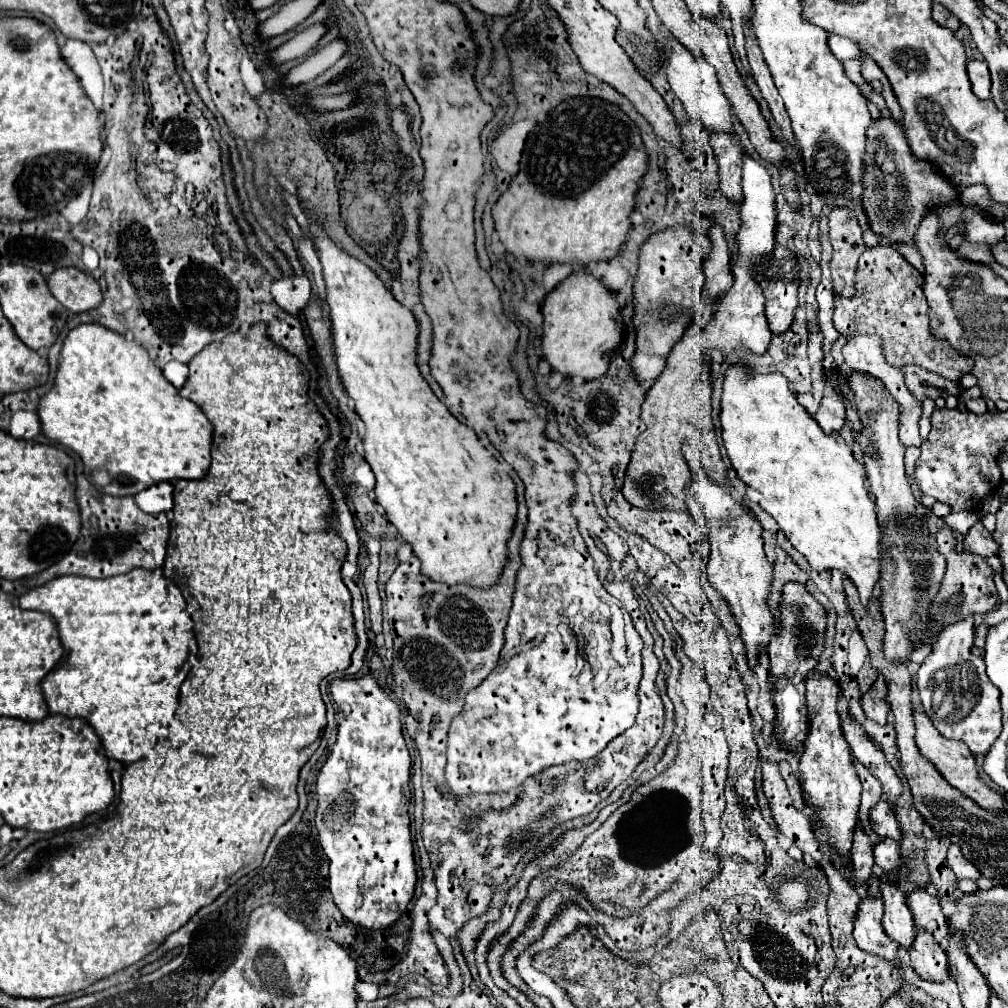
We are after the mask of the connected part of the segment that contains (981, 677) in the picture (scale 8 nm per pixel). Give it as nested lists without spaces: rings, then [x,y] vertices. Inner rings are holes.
[[[968,615],[942,629],[932,653],[918,669],[916,685],[924,713],[946,739],[964,741],[974,755],[986,755],[1002,731],[1000,689],[988,679],[984,659],[970,653],[974,617]]]

